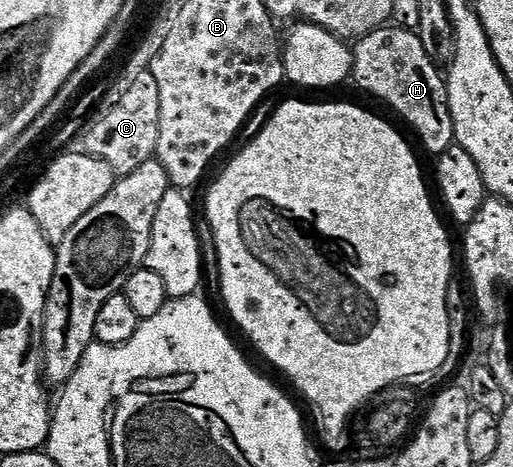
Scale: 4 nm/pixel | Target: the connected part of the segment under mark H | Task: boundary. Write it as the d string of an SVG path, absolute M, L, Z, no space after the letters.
M397 26L378 28L357 41L352 48L352 80L364 91L383 100L394 112L410 123L410 128L422 139L431 157L448 150L454 144L452 114L448 106L446 82L439 65L428 58L424 42L417 31Z

